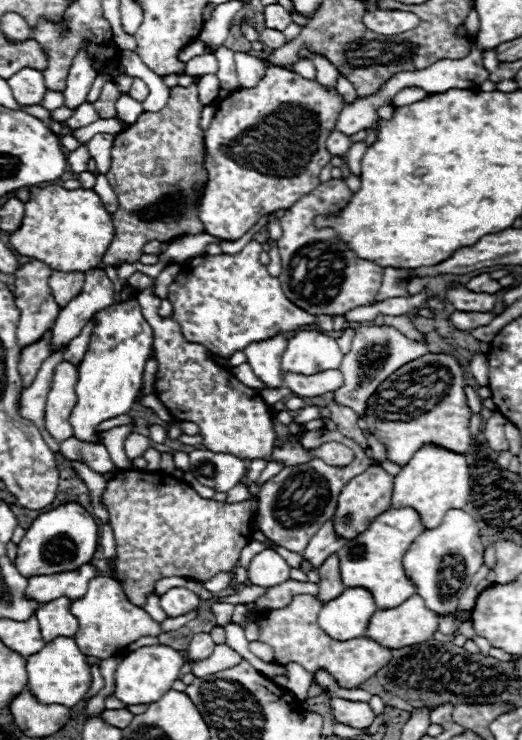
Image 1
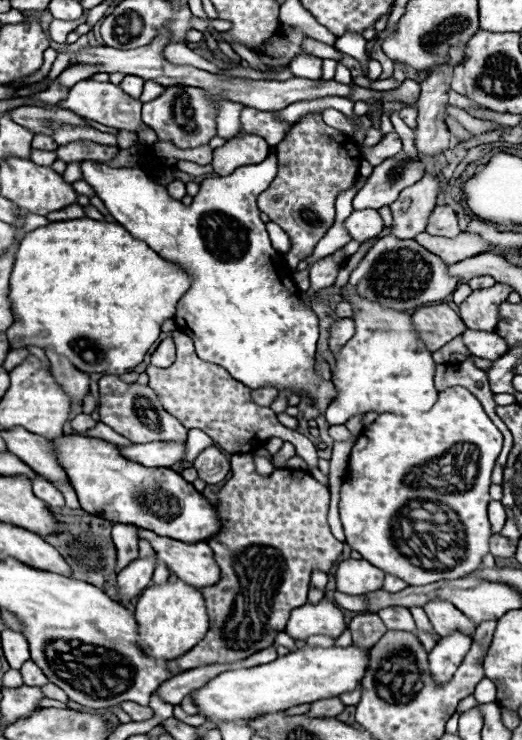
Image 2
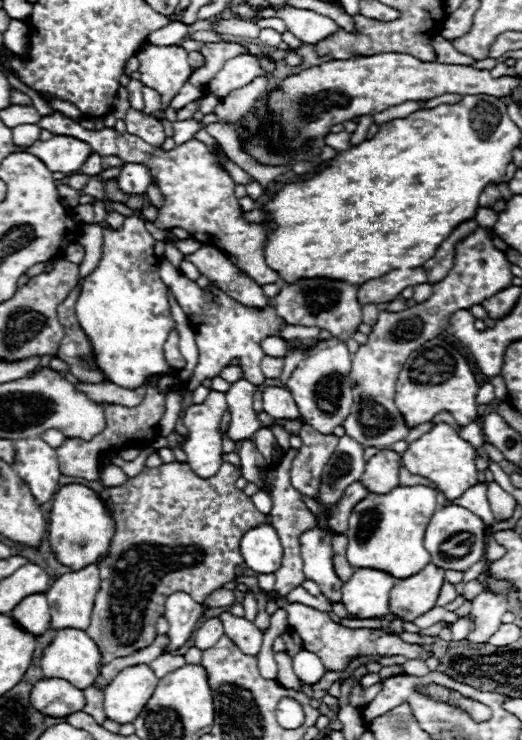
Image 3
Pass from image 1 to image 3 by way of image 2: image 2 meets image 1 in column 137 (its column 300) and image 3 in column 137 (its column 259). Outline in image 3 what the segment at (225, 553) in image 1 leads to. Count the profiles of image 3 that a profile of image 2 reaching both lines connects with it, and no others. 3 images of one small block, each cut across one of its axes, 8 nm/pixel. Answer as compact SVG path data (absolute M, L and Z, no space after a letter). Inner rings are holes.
M172 462L158 468L144 466L142 472L130 478L124 486L110 488L116 534L108 556L98 564L100 592L94 602L90 626L86 628L90 638L94 638L102 650L102 664L120 656L130 656L156 640L156 620L164 616L164 602L170 594L184 590L202 604L206 594L212 594L236 578L234 564L242 564L238 548L242 534L250 526L266 522L266 516L256 510L252 498L234 486L240 476L240 470L230 462L222 462L214 478L198 478L188 464Z

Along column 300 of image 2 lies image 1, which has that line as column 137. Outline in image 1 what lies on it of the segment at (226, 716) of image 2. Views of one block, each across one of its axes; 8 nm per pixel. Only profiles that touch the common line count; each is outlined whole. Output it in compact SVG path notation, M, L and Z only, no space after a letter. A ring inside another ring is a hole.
M156 644L156 646L142 646L138 650L134 650L132 654L124 656L116 668L116 698L122 700L126 706L132 704L150 704L158 698L162 698L174 684L174 680L180 674L180 668L184 666L184 656L164 644Z

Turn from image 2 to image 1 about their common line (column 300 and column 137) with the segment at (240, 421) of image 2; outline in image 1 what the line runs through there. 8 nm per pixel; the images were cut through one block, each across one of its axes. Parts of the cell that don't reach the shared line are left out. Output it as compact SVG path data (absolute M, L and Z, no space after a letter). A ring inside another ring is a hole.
M130 434L130 436L126 438L126 442L124 442L124 450L126 450L126 456L128 456L130 460L140 458L140 456L146 452L146 448L150 448L150 446L152 446L150 438L146 438L146 436L142 436L142 434Z

